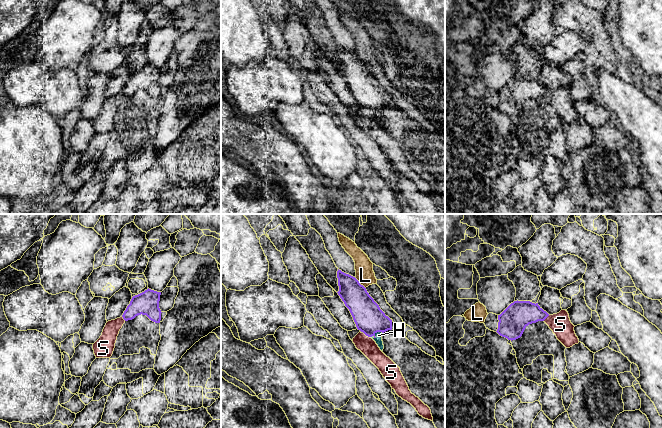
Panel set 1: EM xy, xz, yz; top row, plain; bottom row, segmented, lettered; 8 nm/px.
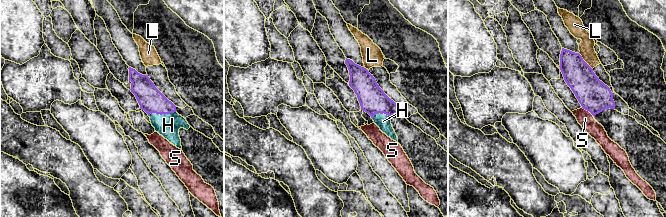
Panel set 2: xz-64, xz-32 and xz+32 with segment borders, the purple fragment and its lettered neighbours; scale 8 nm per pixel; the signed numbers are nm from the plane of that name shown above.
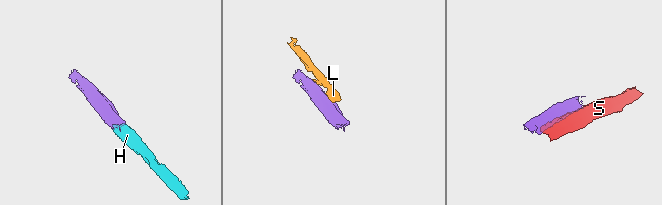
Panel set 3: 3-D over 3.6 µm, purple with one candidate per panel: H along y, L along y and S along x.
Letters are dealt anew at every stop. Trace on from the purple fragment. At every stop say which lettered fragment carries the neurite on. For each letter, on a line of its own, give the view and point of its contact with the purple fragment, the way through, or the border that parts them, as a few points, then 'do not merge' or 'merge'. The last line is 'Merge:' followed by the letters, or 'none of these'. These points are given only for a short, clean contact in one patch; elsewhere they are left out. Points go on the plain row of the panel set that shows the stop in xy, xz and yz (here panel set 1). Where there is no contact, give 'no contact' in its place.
H: contact xz (376, 108); way xz (369, 94), (376, 108), (378, 111); merge
L: contact xz (359, 59); do not merge
S: contact yz (546, 93); do not merge
Merge: H

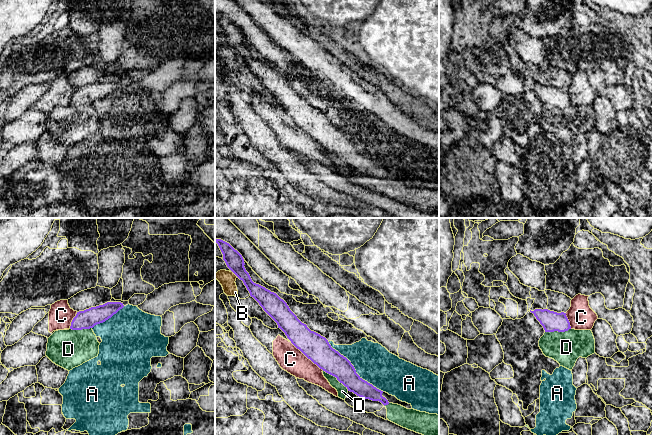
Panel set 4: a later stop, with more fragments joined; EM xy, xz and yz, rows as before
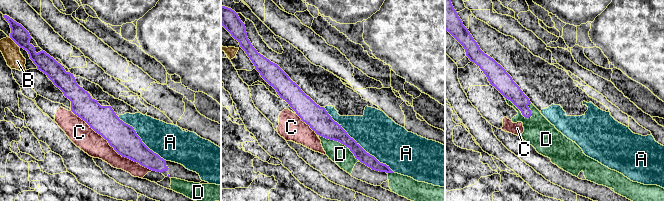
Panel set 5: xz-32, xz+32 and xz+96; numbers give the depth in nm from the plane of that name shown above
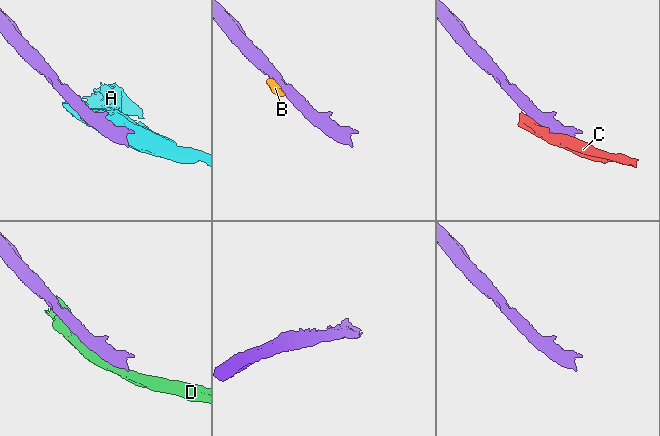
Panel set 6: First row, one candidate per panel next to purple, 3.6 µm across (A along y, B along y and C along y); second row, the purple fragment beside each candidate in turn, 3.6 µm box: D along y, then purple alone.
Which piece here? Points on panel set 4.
A: contact xz (354, 145); do not merge
B: contact xz (235, 50); border xz (232, 47), (237, 52); do not merge
C: contact xz (307, 133); do not merge
D: contact xz (336, 153); do not merge
Merge: none of these

